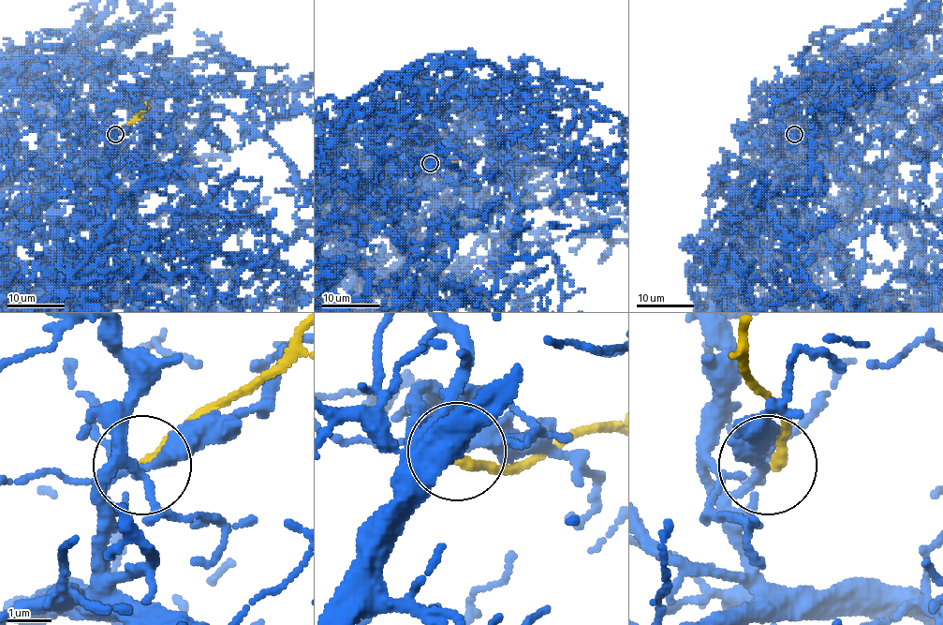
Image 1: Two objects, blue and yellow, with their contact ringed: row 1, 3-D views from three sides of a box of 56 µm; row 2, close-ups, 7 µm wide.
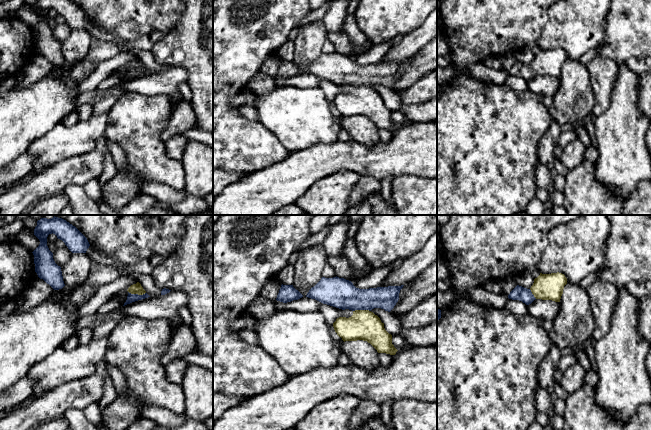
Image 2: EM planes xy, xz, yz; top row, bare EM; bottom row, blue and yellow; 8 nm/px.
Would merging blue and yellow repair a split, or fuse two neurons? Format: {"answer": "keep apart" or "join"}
{"answer": "keep apart"}

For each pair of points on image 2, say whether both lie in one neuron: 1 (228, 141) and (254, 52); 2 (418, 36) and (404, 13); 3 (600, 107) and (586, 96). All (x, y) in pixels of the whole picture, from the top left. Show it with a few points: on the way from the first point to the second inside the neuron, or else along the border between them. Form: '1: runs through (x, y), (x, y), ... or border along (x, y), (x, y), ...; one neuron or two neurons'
1: runs through (223, 119), (223, 83), (232, 74); one neuron
2: border along (426, 18), (421, 25), (405, 35); two neurons
3: border along (589, 79), (593, 94), (592, 112); two neurons

